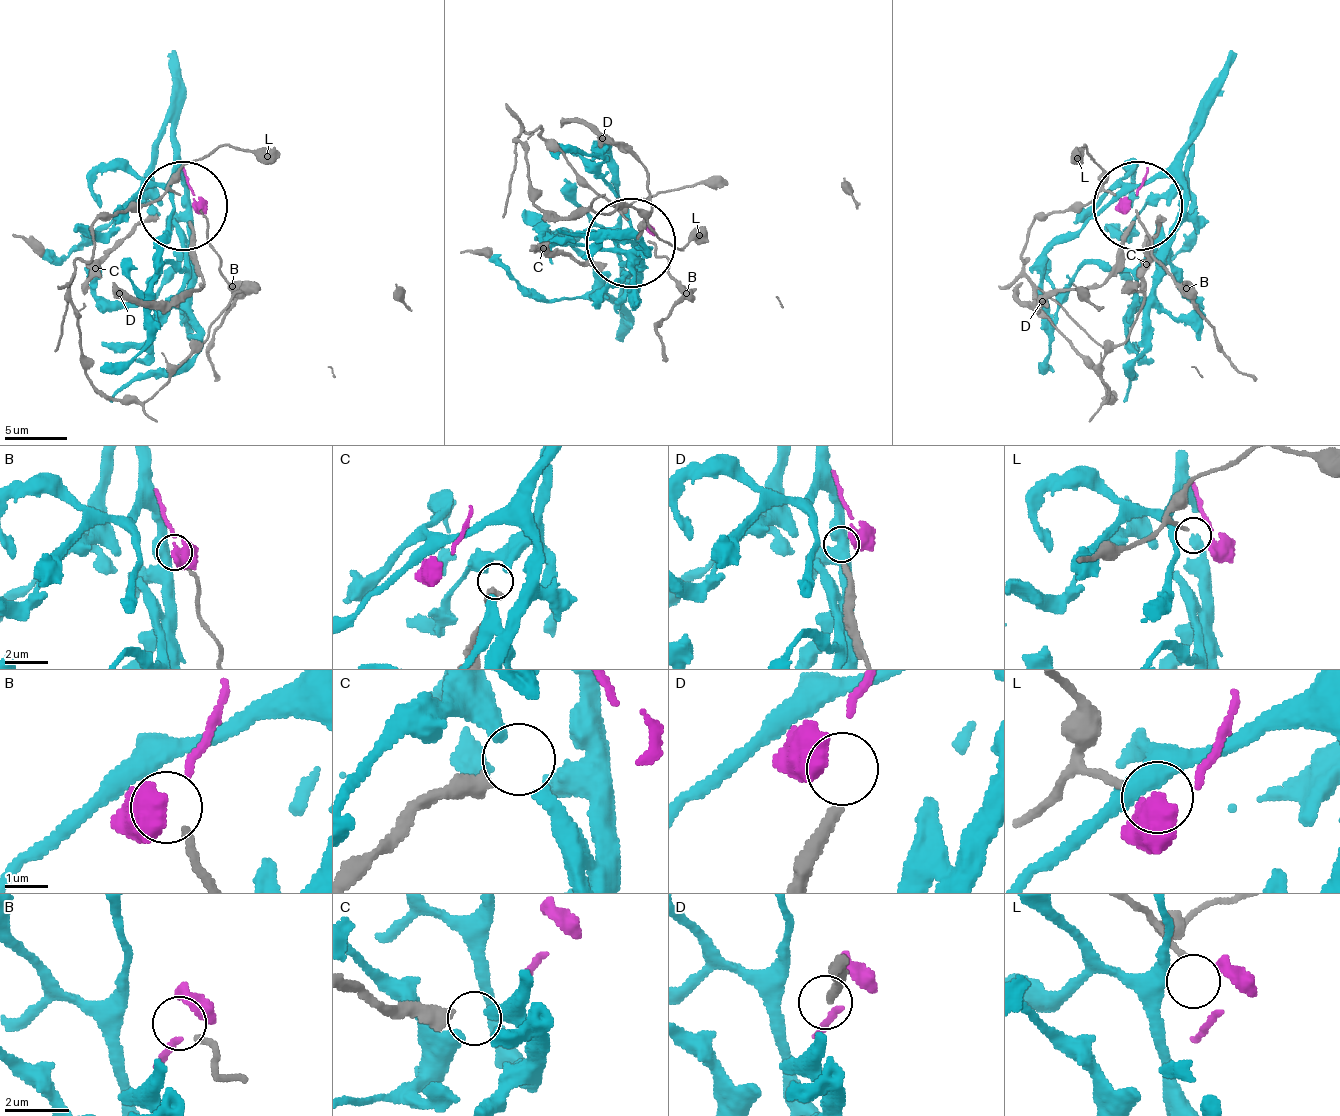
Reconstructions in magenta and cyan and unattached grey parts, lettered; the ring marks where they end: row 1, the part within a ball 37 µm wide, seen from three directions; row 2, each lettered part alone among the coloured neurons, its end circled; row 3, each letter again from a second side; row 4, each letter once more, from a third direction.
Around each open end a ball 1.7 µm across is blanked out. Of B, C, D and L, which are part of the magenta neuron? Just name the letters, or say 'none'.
B

